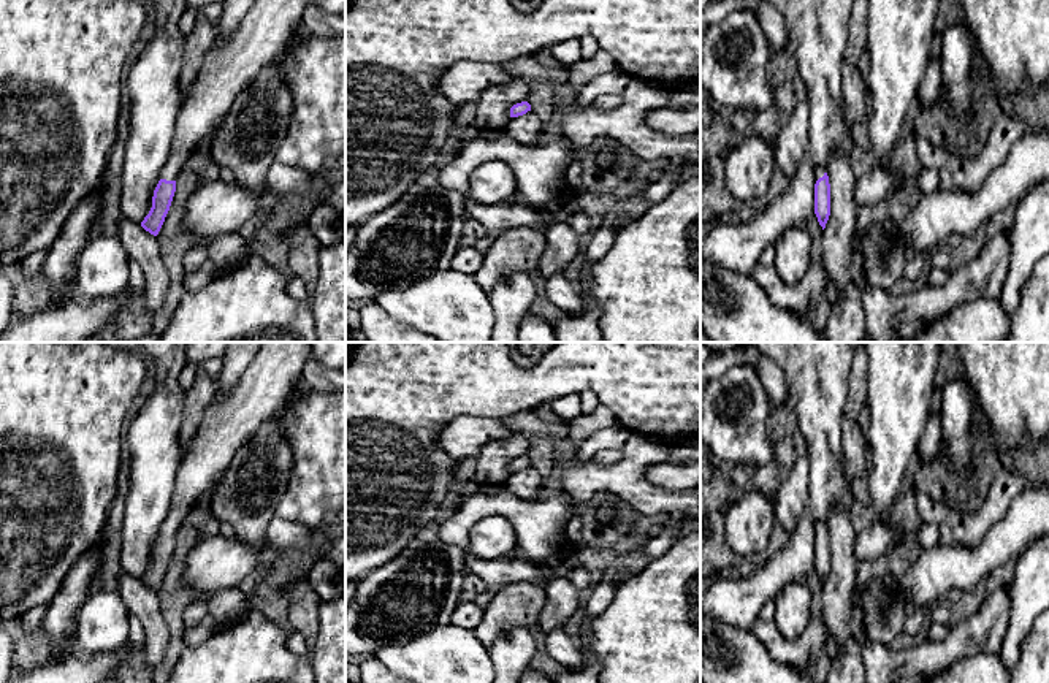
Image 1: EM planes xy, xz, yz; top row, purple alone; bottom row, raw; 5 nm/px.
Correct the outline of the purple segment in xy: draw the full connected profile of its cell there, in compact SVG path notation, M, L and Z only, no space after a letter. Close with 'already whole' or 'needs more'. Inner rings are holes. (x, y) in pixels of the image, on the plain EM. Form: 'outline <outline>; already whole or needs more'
outline M263 342L239 383L217 393L209 403L203 423L179 461L171 506L154 545L152 563L141 577L146 586L158 590L177 529L198 504L200 494L225 475L252 434L285 407L311 358L311 342Z; needs more

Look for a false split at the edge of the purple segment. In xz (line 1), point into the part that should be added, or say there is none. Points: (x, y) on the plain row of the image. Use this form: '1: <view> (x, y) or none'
1: none

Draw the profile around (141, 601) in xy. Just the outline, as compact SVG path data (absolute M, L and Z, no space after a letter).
M125 572L119 575L117 594L124 599L128 612L132 612L144 626L146 647L141 653L147 662L147 673L160 664L170 640L162 605L154 590L146 586L141 578L135 578Z

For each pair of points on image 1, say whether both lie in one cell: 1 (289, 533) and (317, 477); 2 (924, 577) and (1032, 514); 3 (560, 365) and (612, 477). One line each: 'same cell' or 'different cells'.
1: different cells
2: same cell
3: different cells

